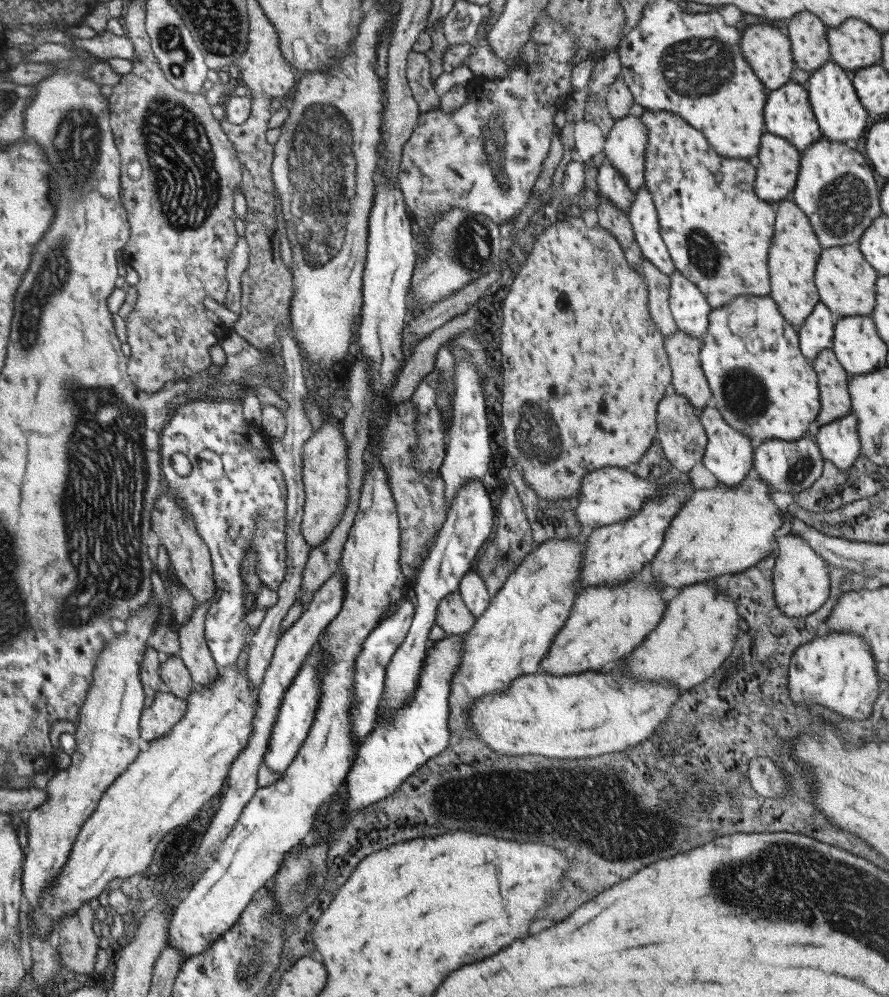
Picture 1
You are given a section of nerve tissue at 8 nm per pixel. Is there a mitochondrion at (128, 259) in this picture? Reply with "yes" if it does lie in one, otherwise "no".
no

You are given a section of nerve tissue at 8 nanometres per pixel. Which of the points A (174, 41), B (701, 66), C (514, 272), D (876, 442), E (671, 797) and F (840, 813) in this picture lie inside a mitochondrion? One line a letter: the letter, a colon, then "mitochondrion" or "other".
A: mitochondrion
B: mitochondrion
C: other
D: mitochondrion
E: mitochondrion
F: other

